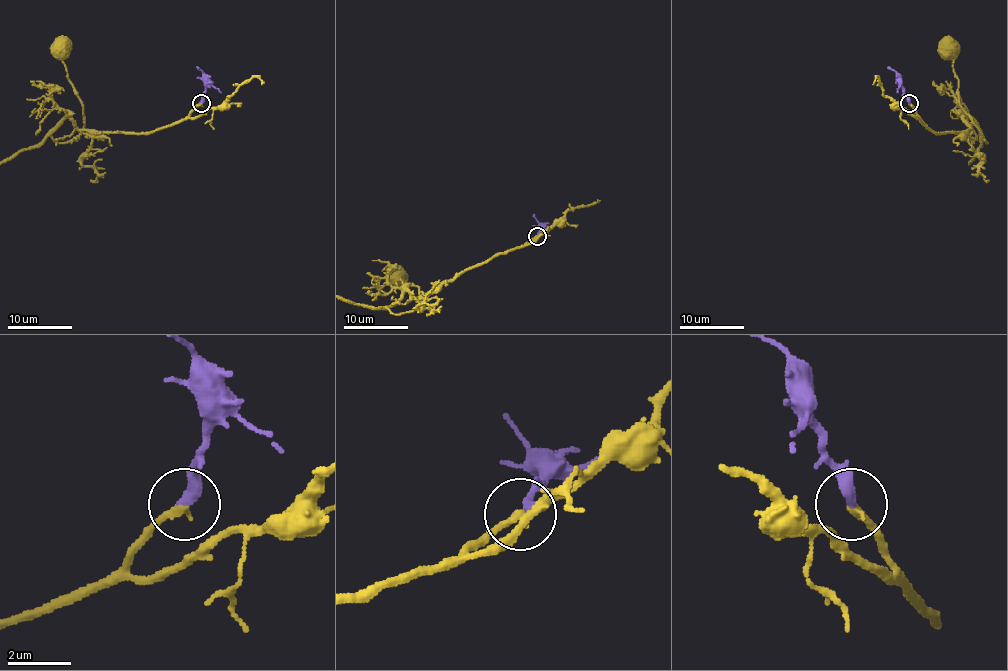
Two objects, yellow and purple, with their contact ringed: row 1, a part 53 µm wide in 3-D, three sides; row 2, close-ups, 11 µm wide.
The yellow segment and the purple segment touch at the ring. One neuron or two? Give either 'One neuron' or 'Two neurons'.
One neuron

